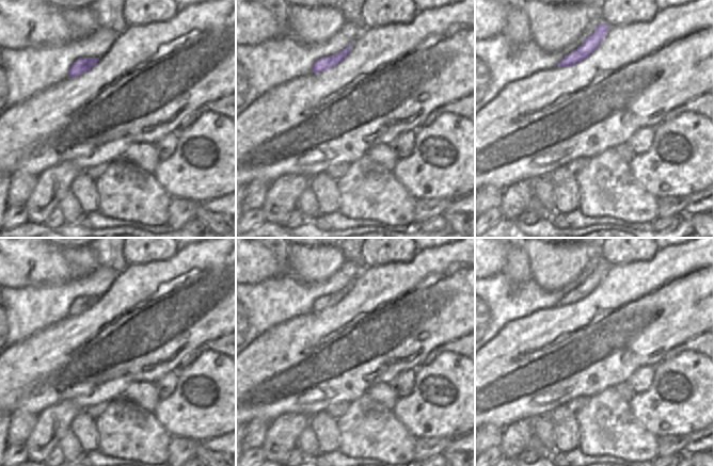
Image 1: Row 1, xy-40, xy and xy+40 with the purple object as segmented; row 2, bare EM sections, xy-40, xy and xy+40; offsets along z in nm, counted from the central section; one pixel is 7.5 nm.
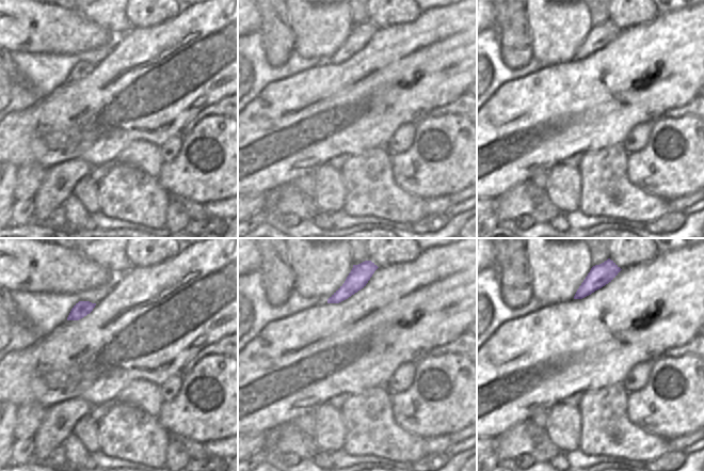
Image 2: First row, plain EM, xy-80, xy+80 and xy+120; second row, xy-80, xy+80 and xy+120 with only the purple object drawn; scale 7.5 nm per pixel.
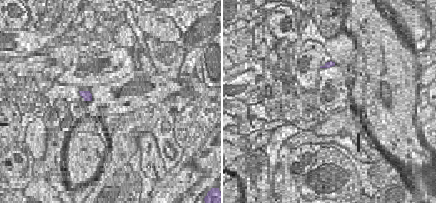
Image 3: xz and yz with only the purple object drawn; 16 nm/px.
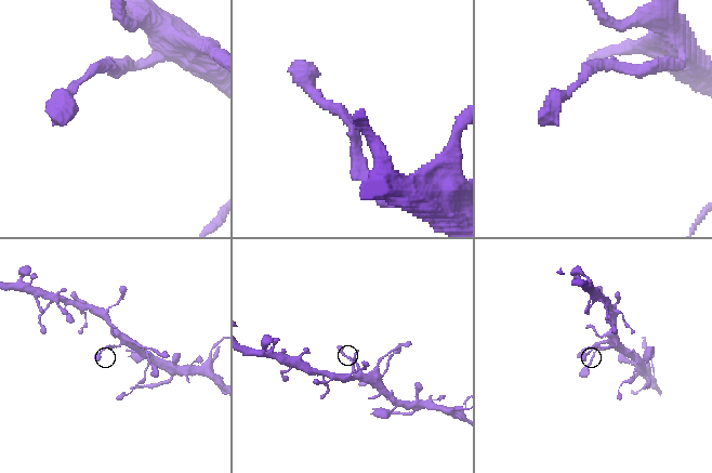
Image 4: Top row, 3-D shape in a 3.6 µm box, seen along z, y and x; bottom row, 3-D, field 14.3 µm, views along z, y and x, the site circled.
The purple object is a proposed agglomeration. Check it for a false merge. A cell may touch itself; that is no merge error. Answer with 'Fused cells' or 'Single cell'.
Single cell.

